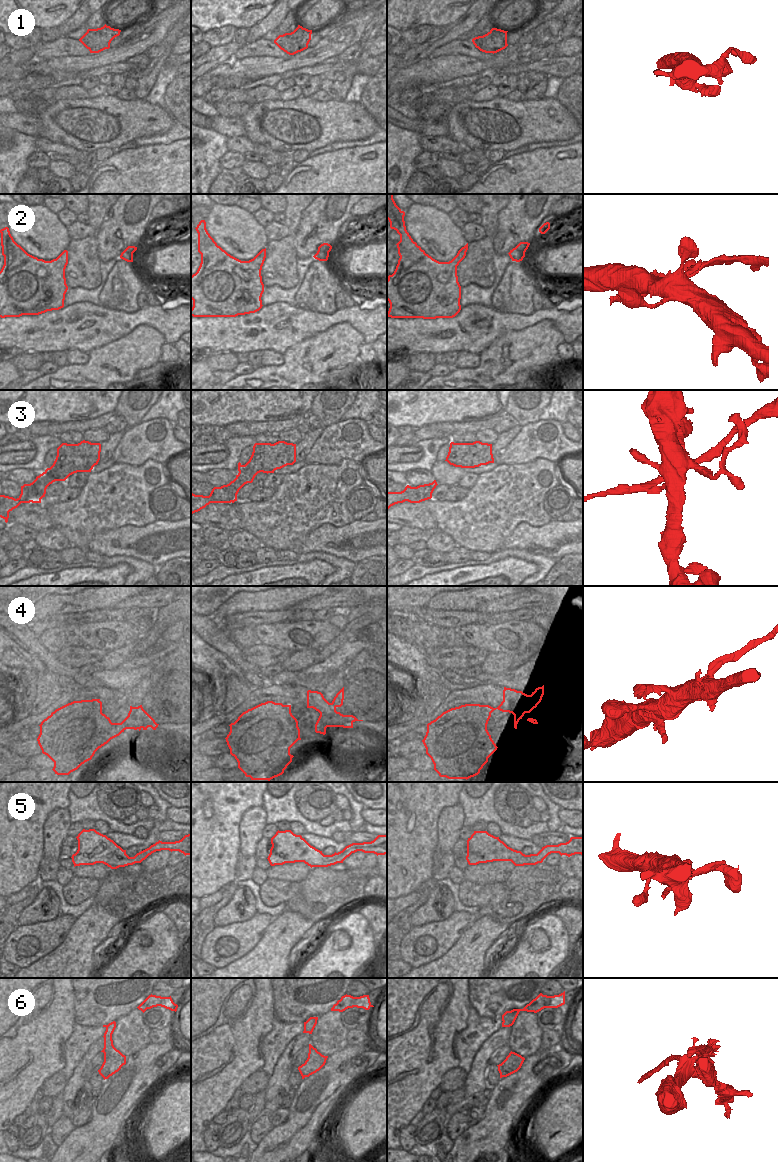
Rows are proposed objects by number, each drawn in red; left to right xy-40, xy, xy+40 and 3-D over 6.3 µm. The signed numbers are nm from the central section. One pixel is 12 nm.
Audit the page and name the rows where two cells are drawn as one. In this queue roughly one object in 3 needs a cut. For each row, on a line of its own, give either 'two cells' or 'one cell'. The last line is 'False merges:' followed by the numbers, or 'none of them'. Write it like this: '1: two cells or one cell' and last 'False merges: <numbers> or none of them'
1: one cell
2: two cells
3: two cells
4: two cells
5: one cell
6: two cells
False merges: 2, 3, 4, 6

